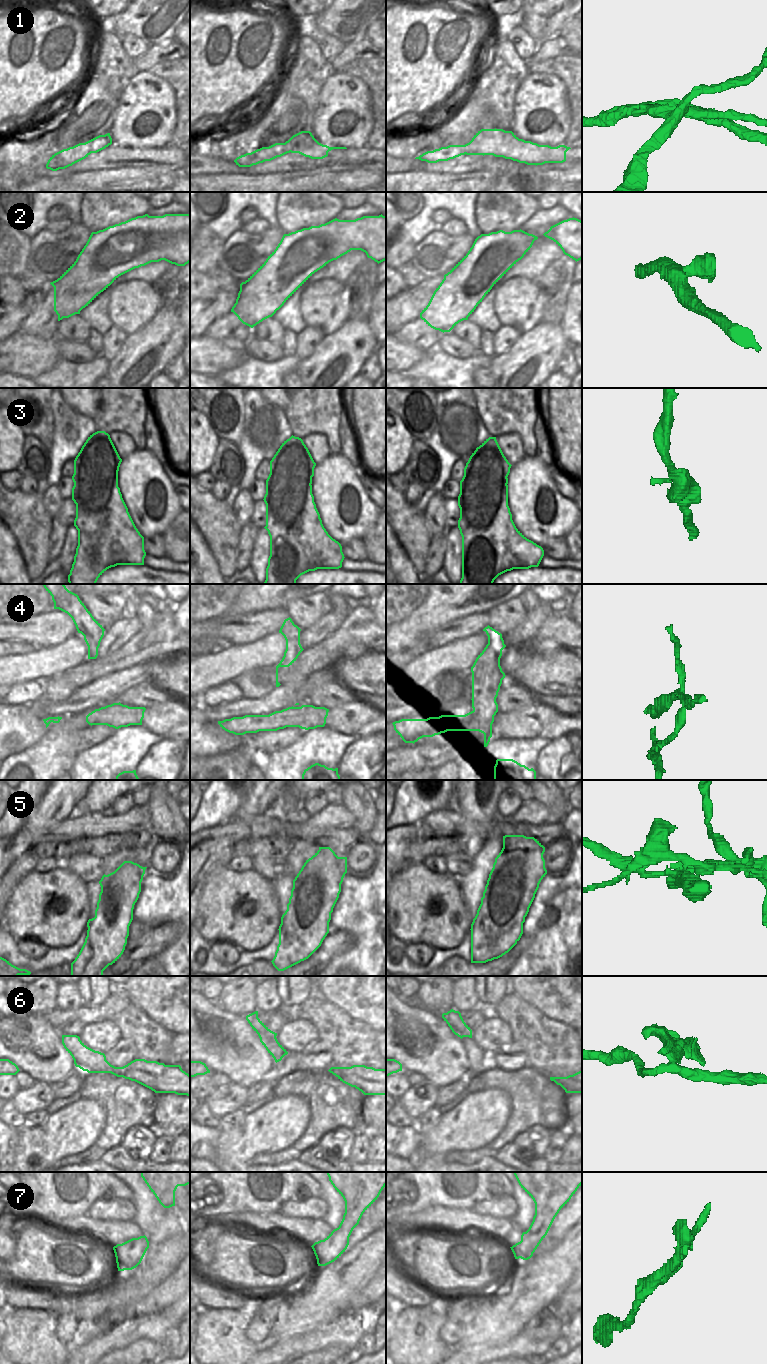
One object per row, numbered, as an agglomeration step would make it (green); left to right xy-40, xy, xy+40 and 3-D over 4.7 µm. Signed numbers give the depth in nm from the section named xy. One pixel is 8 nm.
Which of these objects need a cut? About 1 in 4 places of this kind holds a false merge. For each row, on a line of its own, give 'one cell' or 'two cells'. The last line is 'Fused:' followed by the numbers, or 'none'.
1: two cells
2: one cell
3: two cells
4: two cells
5: two cells
6: one cell
7: one cell
Fused: 1, 3, 4, 5

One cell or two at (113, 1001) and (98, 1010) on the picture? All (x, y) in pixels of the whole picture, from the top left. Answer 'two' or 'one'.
one

